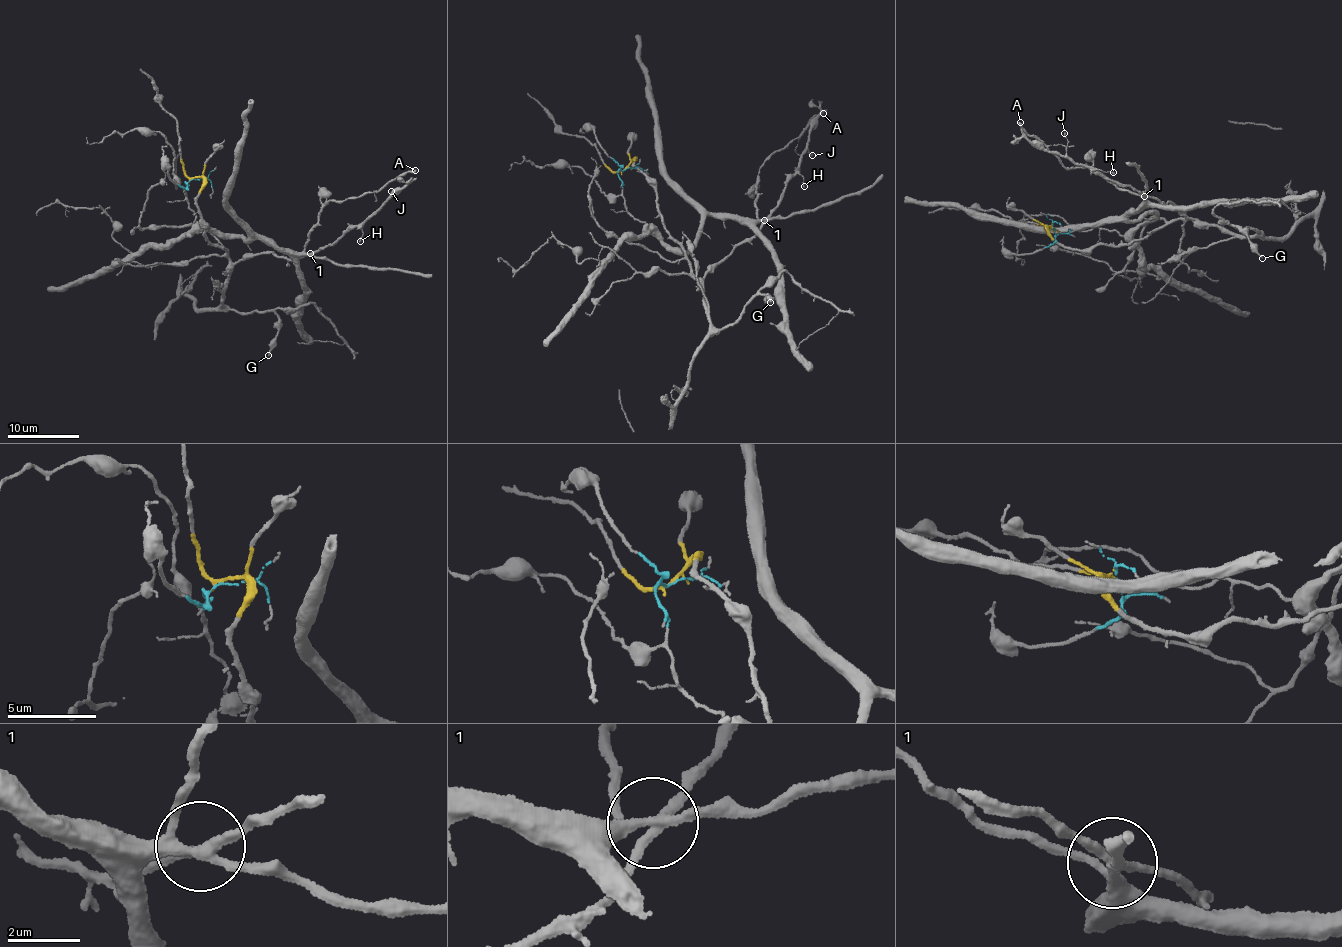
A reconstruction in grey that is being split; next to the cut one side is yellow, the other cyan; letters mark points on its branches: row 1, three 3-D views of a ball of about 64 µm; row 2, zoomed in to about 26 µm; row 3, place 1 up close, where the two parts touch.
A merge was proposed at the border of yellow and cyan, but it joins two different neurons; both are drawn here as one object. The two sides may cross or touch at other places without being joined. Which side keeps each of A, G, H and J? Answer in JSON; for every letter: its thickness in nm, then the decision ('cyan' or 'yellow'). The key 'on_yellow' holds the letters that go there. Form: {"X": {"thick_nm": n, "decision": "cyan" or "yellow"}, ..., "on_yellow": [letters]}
{"A": {"thick_nm": 240, "decision": "cyan"}, "G": {"thick_nm": 140, "decision": "yellow"}, "H": {"thick_nm": 120, "decision": "yellow"}, "J": {"thick_nm": 90, "decision": "yellow"}, "on_yellow": ["G", "H", "J"]}

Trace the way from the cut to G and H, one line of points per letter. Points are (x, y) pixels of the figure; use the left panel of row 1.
G: (193, 179), (202, 179), (202, 236), (229, 262), (221, 301), (275, 313), (267, 355)
H: (193, 179), (202, 179), (202, 236), (232, 262), (268, 251), (298, 257), (354, 227), (361, 241)

